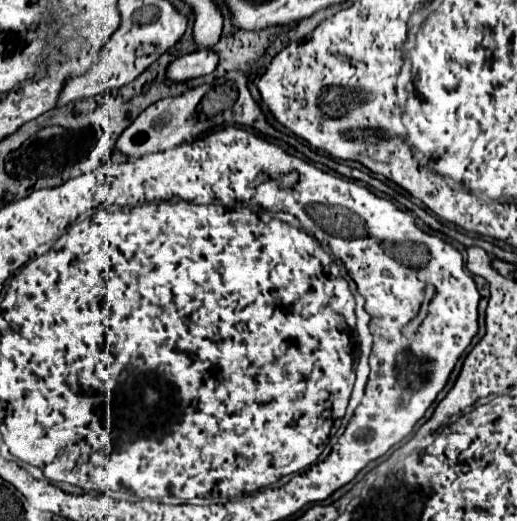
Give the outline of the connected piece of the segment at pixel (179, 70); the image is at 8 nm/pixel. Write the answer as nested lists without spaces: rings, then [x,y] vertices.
[[[198,50],[198,52],[176,58],[168,66],[168,80],[172,80],[172,82],[188,82],[192,78],[212,74],[216,64],[218,64],[218,56],[212,50]]]

